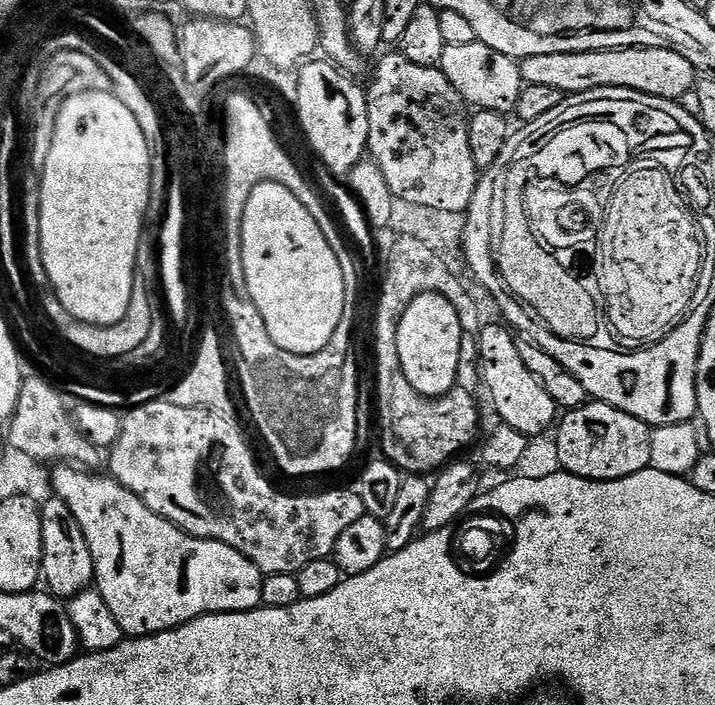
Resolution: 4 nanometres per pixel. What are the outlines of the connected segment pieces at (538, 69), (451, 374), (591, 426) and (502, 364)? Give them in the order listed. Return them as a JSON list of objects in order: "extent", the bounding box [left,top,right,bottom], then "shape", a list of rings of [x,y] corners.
[{"extent":[519,48,698,101],"shape":[[[622,48],[578,54],[534,54],[519,61],[525,85],[550,86],[561,94],[590,91],[600,87],[622,87],[658,98],[680,101],[682,94],[693,91],[698,83],[696,67],[682,54],[669,48]]]},{"extent":[397,290,466,397],"shape":[[[420,290],[397,326],[399,371],[414,390],[425,397],[442,397],[457,387],[459,351],[466,331],[462,328],[457,310],[439,292]]]},{"extent":[555,402,652,480],"shape":[[[589,402],[581,408],[565,411],[555,432],[559,467],[571,476],[581,476],[587,480],[617,480],[638,474],[638,470],[652,463],[652,429],[638,418],[609,404]]]},{"extent":[477,322,558,438],"shape":[[[489,322],[480,328],[477,350],[482,388],[484,392],[488,391],[503,423],[514,426],[514,430],[522,430],[522,434],[530,438],[536,438],[557,423],[558,409],[554,398],[546,394],[542,382],[538,382],[538,378],[534,378],[534,374],[526,370],[526,362],[522,362],[522,354],[518,354],[516,341],[517,337],[503,323]]]}]

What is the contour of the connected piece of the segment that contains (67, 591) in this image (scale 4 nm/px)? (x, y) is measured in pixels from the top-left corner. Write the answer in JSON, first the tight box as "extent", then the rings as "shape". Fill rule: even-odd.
{"extent":[40,498,96,598],"shape":[[[58,498],[43,501],[40,517],[42,518],[42,573],[47,591],[57,598],[71,598],[89,591],[93,587],[96,571],[90,546],[86,546],[86,534],[78,526],[78,518],[70,511],[70,506]]]}

